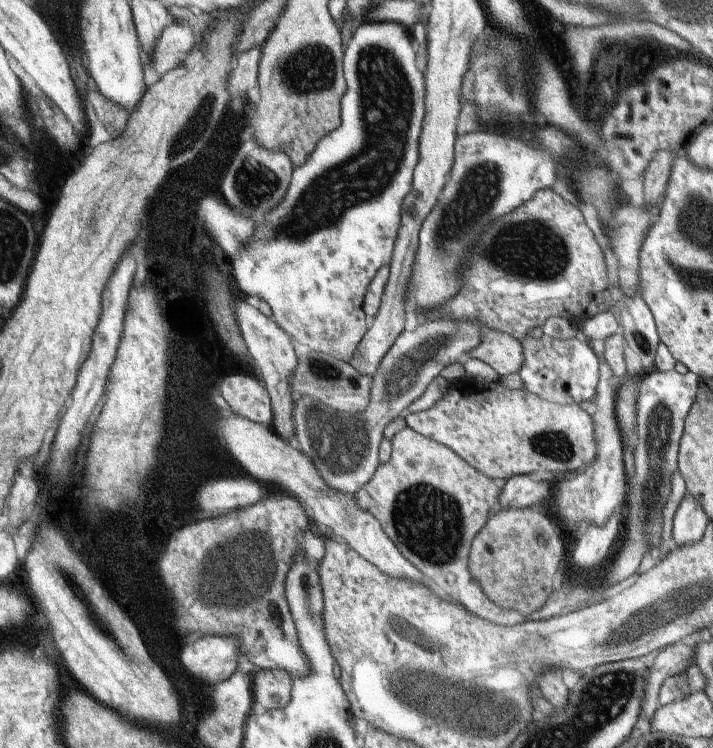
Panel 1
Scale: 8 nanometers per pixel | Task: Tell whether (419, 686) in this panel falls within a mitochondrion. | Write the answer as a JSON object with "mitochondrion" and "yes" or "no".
{"mitochondrion":"yes"}

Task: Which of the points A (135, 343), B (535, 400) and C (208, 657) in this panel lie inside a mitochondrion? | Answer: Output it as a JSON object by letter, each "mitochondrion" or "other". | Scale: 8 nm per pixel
{"A":"other","B":"other","C":"other"}

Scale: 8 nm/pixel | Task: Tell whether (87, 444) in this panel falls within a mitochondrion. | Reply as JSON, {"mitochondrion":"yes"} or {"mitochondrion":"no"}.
{"mitochondrion":"no"}

